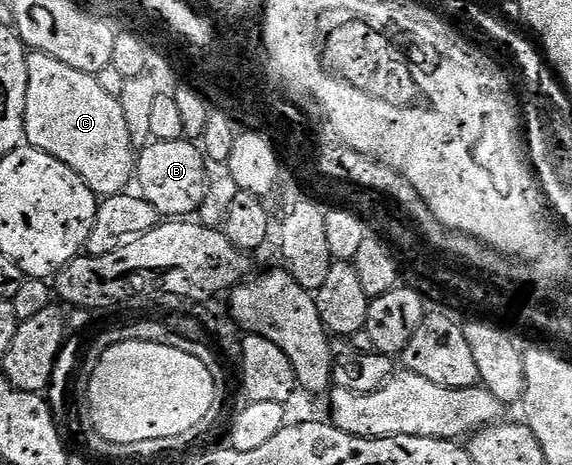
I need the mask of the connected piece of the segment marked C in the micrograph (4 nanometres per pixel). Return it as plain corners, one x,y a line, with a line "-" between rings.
44,53
27,54
27,98
23,116
26,144
53,155
65,163
100,198
122,193
132,184
137,160
136,146
131,143
129,129
125,127
125,113
117,97
101,87
98,76
82,73

